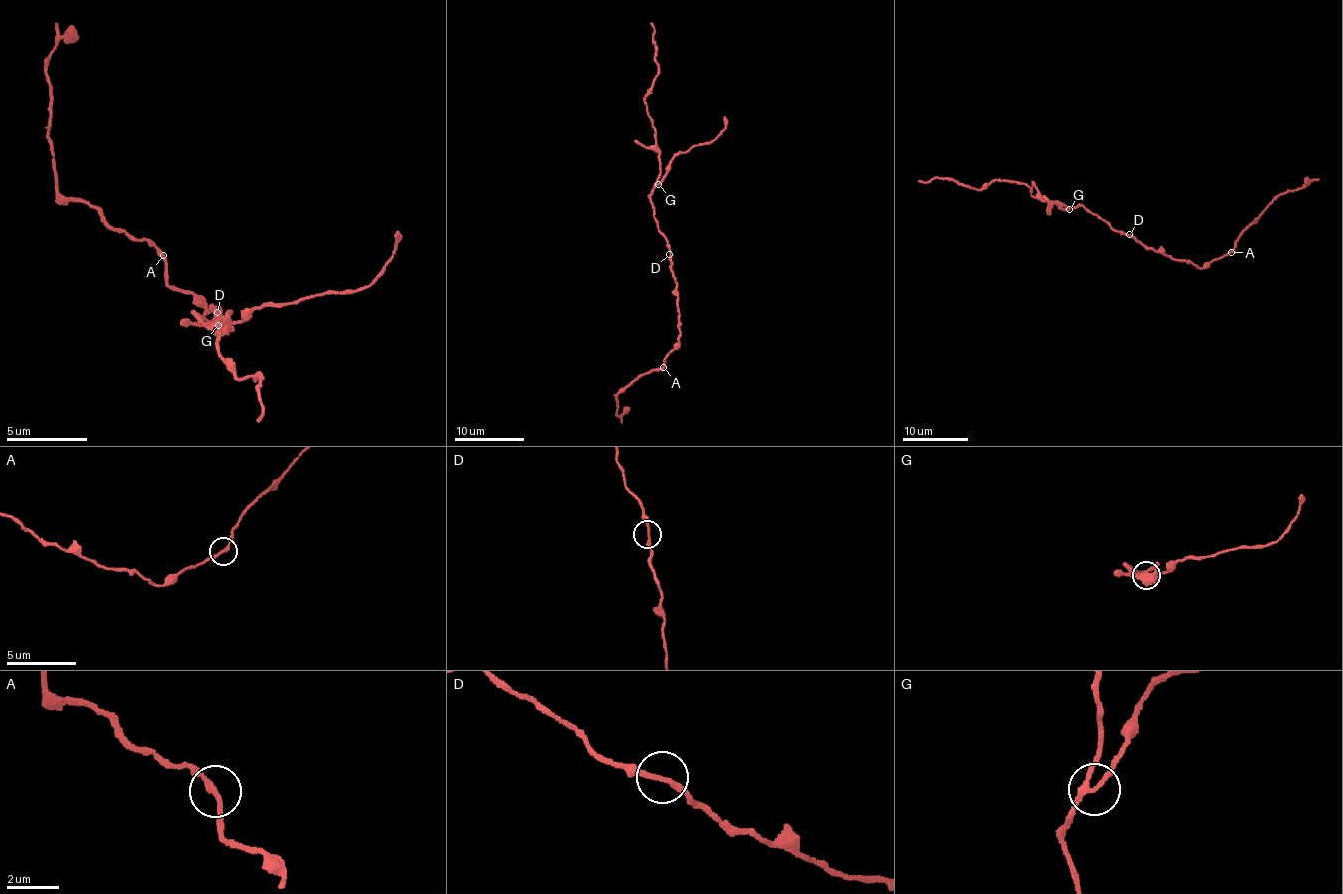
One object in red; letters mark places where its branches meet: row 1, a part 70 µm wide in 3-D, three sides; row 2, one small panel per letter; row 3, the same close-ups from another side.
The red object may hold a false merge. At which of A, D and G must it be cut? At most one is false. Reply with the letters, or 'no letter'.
G

